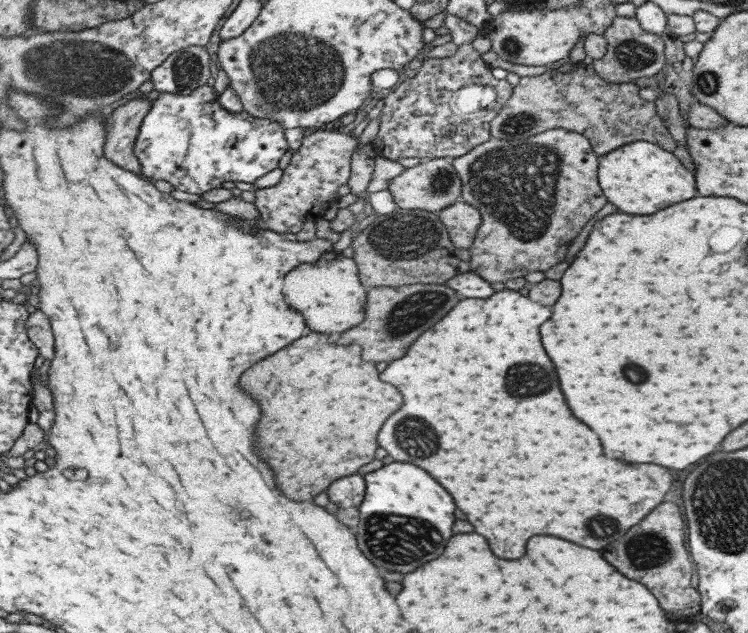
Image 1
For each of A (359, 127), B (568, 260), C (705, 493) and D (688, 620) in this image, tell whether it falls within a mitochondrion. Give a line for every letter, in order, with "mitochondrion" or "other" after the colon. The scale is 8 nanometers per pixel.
A: other
B: other
C: mitochondrion
D: other

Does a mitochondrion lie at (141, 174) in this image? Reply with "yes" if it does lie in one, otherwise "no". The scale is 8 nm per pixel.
no

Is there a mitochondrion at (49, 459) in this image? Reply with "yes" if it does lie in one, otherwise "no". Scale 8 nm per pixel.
no

